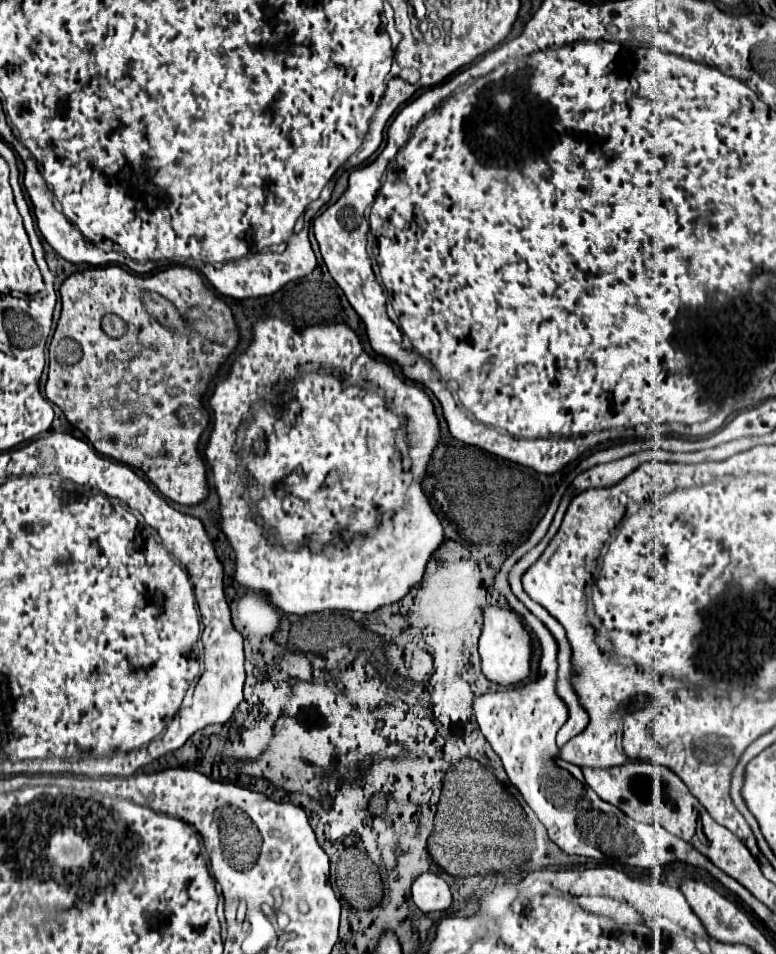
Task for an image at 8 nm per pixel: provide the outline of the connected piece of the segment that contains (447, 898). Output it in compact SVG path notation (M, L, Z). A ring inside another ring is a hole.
M424 872L412 882L412 900L422 912L436 912L450 908L452 894L440 876Z

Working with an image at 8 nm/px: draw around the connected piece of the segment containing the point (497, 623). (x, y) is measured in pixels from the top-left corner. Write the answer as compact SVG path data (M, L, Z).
M488 606L484 610L484 628L480 636L480 658L482 672L488 680L498 682L502 686L514 686L528 678L530 668L530 636L522 626L522 620L512 610L502 610Z

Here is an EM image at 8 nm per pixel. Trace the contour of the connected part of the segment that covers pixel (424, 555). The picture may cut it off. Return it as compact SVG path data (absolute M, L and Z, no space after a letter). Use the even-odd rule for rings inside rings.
M266 316L254 322L252 340L248 348L234 358L228 376L224 376L222 380L218 378L214 394L210 396L208 404L212 408L214 428L210 432L204 454L212 468L212 484L220 498L222 532L226 534L236 554L234 576L232 576L234 582L238 582L244 590L264 594L266 600L278 610L282 610L284 614L296 614L296 616L316 614L324 610L348 610L348 612L370 614L382 606L402 600L412 588L422 586L428 560L444 544L444 526L438 514L432 510L430 498L422 490L422 478L426 478L426 466L432 458L434 446L438 446L440 442L440 424L438 424L438 416L434 412L432 400L422 388L418 388L416 382L410 384L408 380L398 376L386 360L372 358L368 352L364 352L356 332L346 324L316 324L306 328L294 328L290 322L284 322L274 316ZM408 432L414 432L414 442L422 450L410 450ZM244 490L248 492L250 502L242 498ZM312 538L324 538L326 550L322 550L320 554L312 554L308 550L308 544L312 542Z

